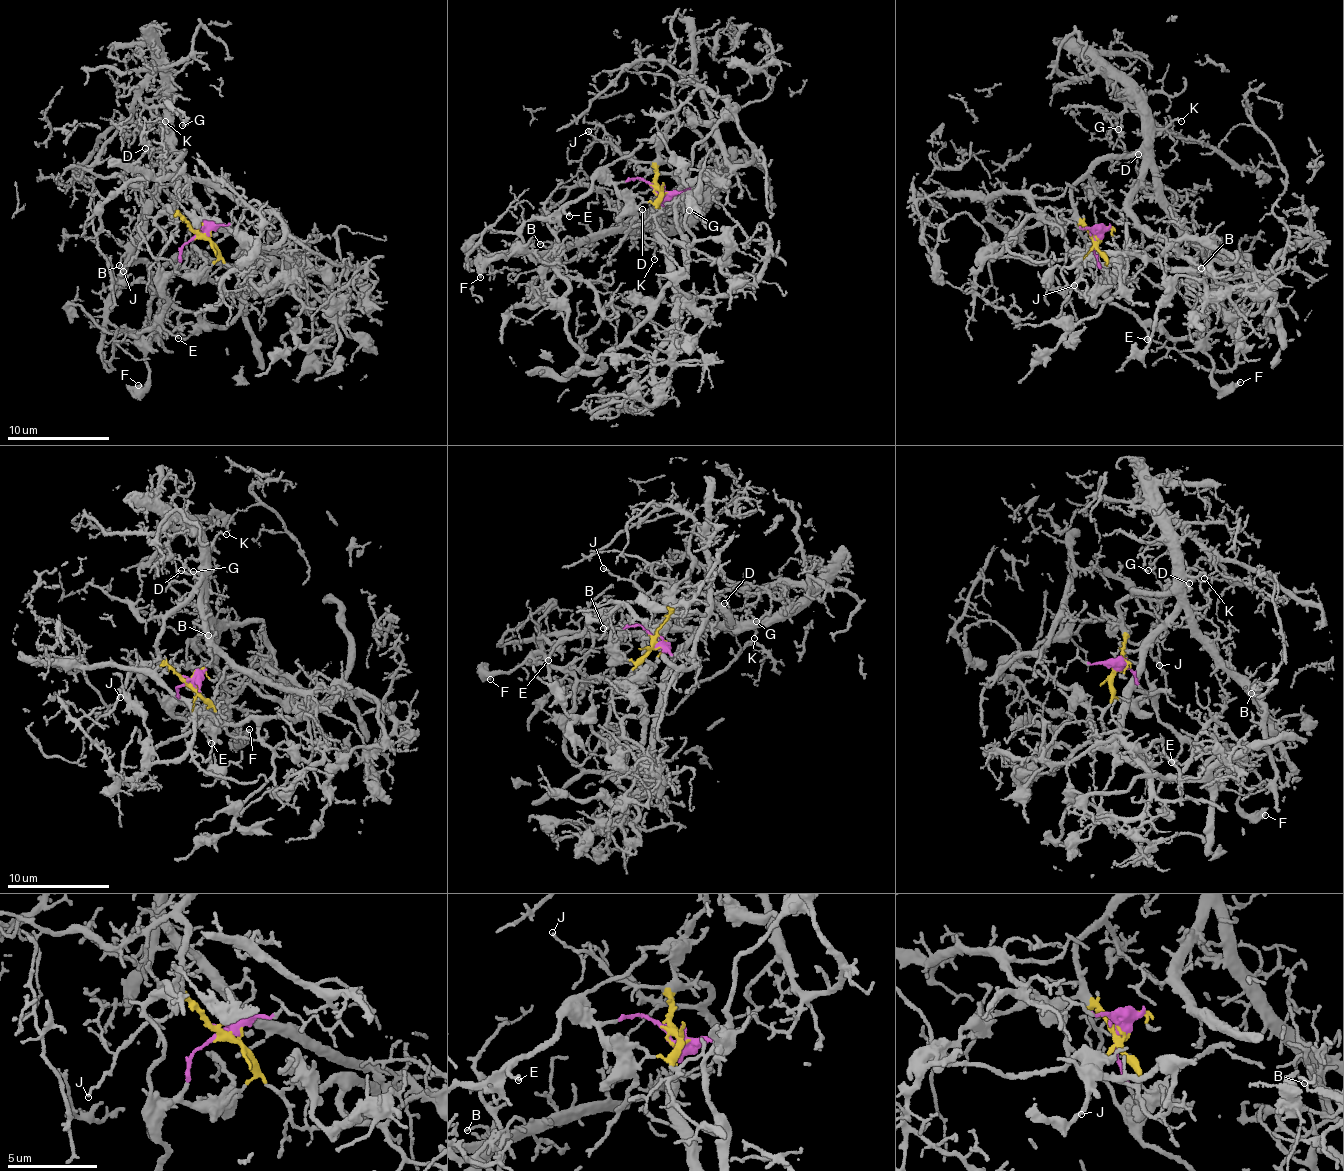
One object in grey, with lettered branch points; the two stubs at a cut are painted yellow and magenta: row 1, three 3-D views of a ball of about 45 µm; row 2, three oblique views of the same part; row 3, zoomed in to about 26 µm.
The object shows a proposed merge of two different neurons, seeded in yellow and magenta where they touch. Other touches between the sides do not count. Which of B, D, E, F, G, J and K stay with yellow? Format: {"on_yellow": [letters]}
{"on_yellow": ["B", "D", "G", "J", "K"]}

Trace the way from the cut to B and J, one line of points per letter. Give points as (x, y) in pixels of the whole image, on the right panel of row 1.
B: (1097, 240), (1077, 214), (1072, 186), (1107, 158), (1141, 154), (1153, 170), (1155, 196), (1196, 244), (1202, 268)
J: (1097, 240), (1081, 224), (1086, 236), (1074, 286)

